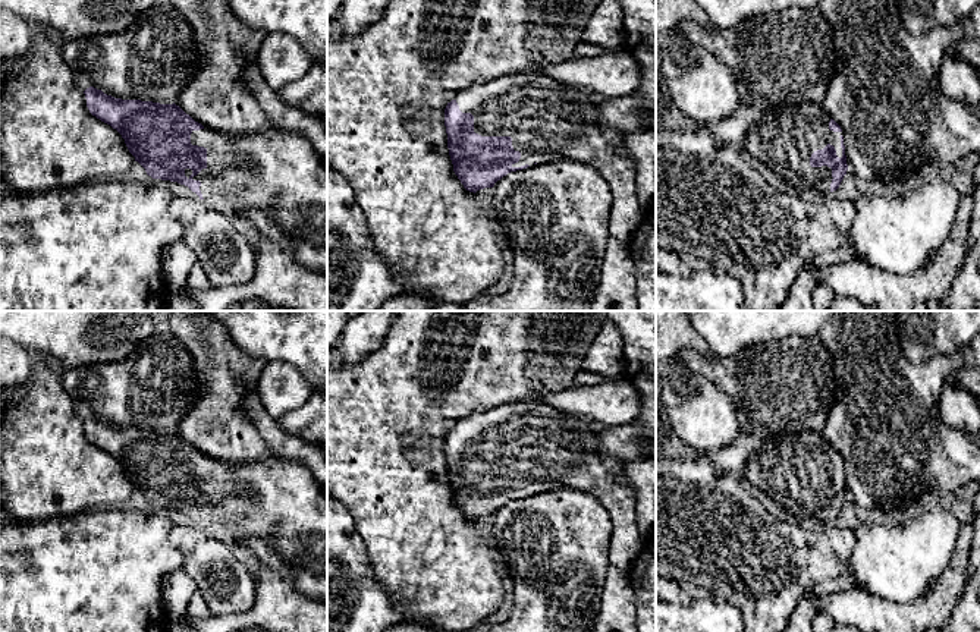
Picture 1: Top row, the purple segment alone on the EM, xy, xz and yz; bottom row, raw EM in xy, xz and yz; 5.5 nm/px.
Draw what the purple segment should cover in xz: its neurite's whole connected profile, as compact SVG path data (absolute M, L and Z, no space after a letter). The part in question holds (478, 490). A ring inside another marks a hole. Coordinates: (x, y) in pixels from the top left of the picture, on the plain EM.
M541 400L469 414L445 437L455 503L475 522L535 491L588 491L610 516L609 562L628 570L646 540L634 518L635 491L624 475L625 460L599 455L600 428L587 415Z

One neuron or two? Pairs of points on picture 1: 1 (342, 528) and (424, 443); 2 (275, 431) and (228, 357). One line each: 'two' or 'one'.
1: two
2: two

